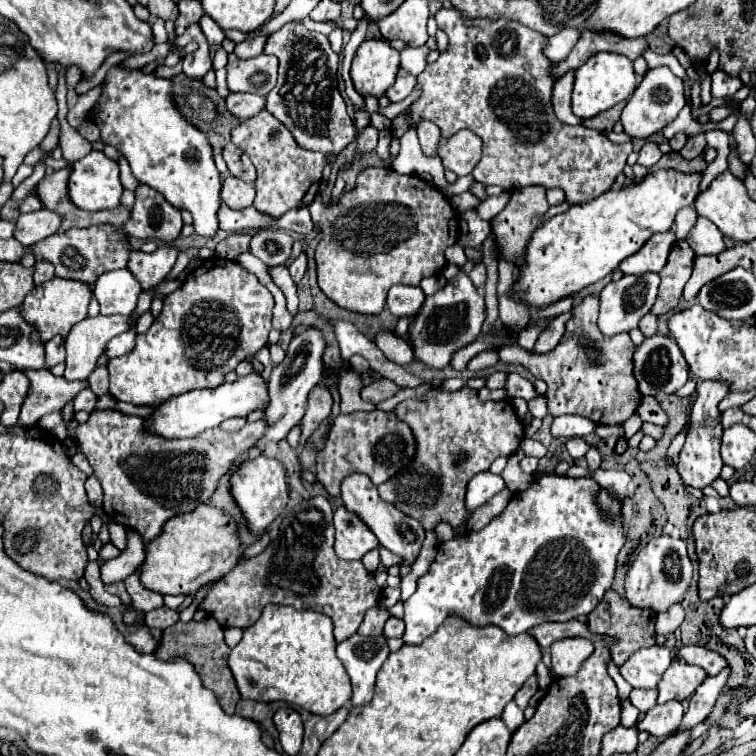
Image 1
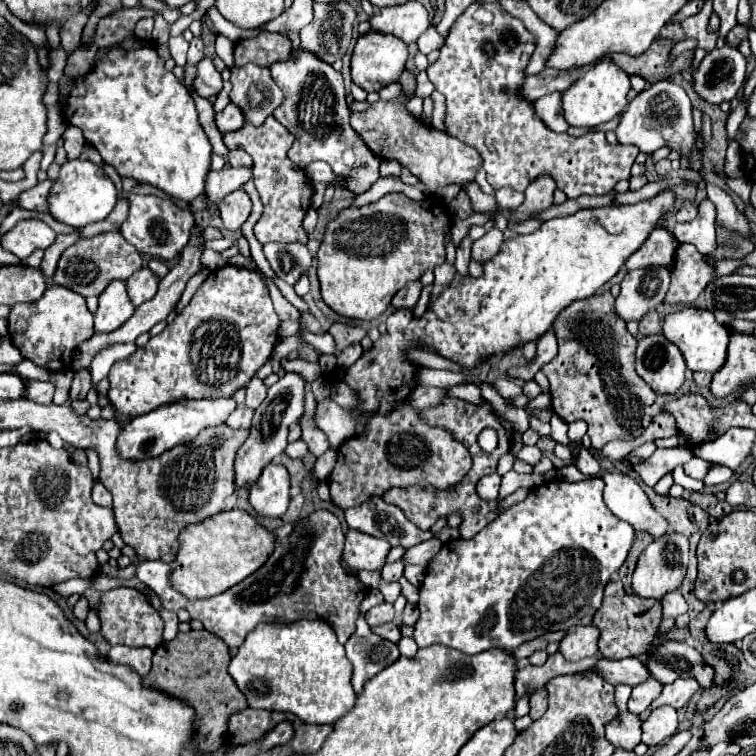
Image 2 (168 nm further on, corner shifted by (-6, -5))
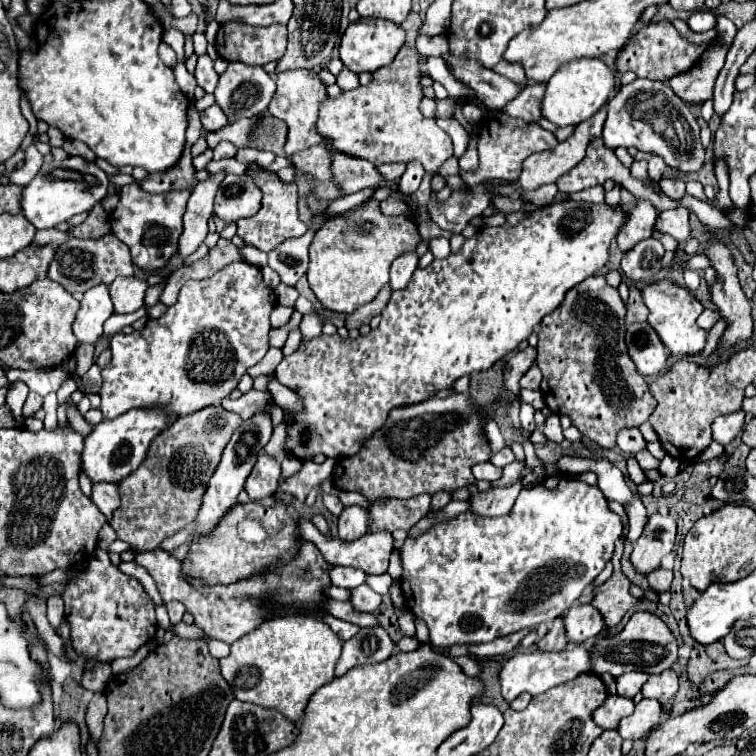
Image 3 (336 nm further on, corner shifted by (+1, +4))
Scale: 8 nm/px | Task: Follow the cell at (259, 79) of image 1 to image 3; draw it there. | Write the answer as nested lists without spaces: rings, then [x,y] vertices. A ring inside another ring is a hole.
[[[235,61],[235,63],[229,63],[225,73],[219,77],[219,85],[215,89],[215,99],[217,99],[217,105],[227,113],[229,123],[235,123],[237,119],[255,117],[255,115],[267,111],[267,105],[273,99],[275,89],[277,87],[275,87],[273,77],[263,67],[251,67],[241,61]]]

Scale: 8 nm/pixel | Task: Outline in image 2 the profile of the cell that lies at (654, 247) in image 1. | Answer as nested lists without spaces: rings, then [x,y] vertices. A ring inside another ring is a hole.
[[[656,226],[656,230],[652,230],[652,234],[648,236],[648,242],[644,242],[644,246],[640,246],[640,250],[636,250],[636,254],[632,254],[632,258],[628,258],[626,268],[628,270],[636,270],[636,268],[646,268],[646,266],[668,266],[674,258],[674,250],[676,250],[676,240],[672,234],[668,234],[664,228]]]

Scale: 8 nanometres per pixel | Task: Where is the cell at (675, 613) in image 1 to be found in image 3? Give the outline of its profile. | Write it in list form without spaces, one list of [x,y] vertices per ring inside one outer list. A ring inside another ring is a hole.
[[[657,569],[655,573],[649,573],[649,587],[657,593],[665,593],[671,589],[671,581],[673,581],[673,571],[669,569]]]

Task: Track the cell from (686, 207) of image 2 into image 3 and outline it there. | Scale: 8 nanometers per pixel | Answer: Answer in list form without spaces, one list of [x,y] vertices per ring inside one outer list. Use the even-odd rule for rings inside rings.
[[[665,177],[659,181],[659,185],[661,185],[661,191],[673,201],[679,201],[685,195],[685,179],[681,177]]]

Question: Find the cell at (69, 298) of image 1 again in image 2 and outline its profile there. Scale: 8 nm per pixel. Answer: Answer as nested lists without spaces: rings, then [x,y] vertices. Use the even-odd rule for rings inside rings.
[[[50,284],[40,300],[12,306],[8,314],[8,330],[12,330],[12,340],[20,346],[26,360],[50,372],[58,372],[72,366],[76,346],[94,334],[94,316],[88,312],[84,296],[64,286]]]

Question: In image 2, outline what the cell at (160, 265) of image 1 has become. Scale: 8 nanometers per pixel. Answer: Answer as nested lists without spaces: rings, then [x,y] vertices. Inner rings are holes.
[[[140,268],[136,274],[132,274],[126,280],[128,298],[132,300],[132,304],[140,306],[142,302],[154,298],[154,294],[158,290],[158,282],[160,282],[160,278],[156,278],[148,268]]]

